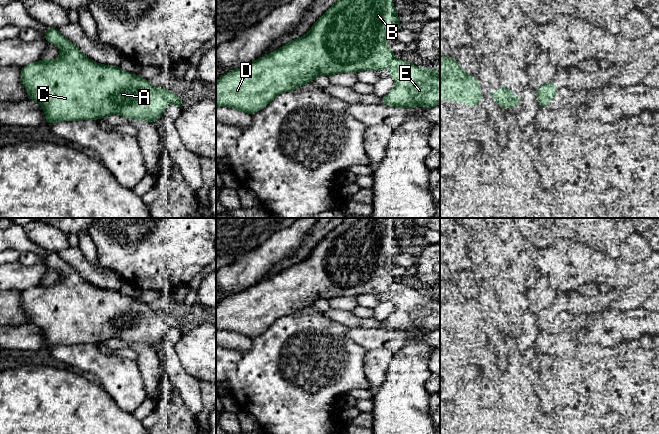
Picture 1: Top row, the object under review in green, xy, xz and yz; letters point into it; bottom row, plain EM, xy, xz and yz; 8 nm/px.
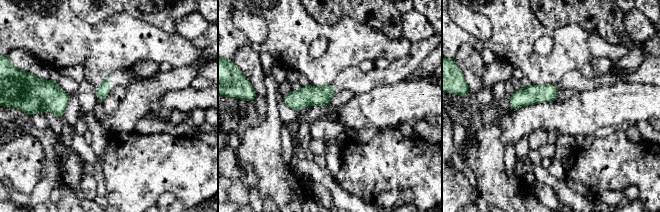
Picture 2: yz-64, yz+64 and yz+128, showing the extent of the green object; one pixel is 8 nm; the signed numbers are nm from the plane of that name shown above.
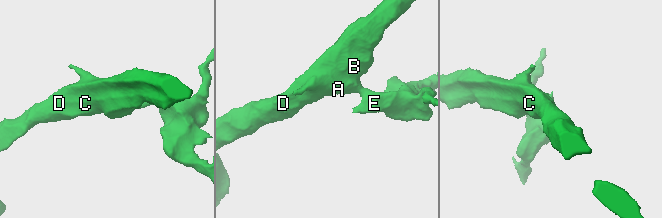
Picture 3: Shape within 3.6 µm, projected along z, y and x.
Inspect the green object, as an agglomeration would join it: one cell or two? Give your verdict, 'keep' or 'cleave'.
keep

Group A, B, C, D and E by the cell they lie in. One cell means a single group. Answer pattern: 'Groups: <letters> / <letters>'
Groups: A B C D E

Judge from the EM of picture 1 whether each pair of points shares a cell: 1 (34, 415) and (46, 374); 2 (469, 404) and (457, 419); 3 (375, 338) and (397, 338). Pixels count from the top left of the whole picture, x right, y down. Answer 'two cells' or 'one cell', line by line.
1: one cell
2: two cells
3: one cell

